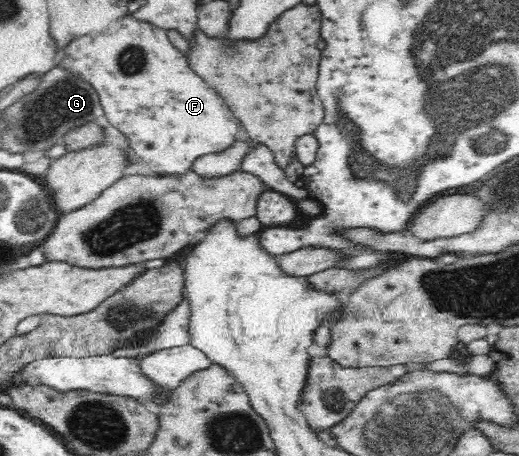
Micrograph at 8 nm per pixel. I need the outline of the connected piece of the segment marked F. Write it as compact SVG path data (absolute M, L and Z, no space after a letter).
M127 16L114 28L71 40L57 51L55 62L81 73L96 88L109 124L127 136L133 154L139 156L151 172L180 175L189 171L193 159L225 148L239 133L239 119L227 110L229 107L219 93L190 69L188 58L173 47L166 32L150 24L139 24Z

